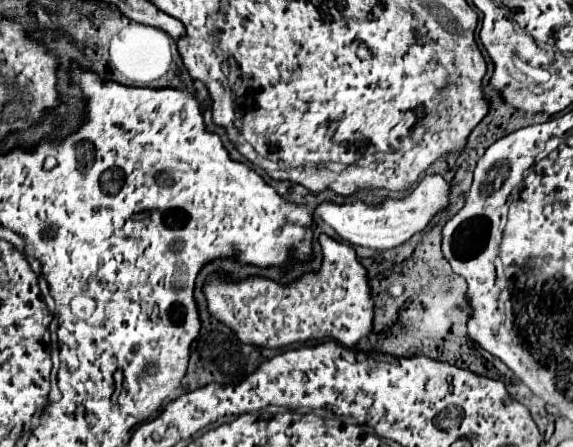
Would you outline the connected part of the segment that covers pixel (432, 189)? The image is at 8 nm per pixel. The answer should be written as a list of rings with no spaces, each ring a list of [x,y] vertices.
[[[426,176],[418,186],[408,192],[404,198],[386,198],[380,206],[366,206],[362,202],[354,202],[348,206],[338,204],[320,204],[316,216],[328,222],[344,240],[354,246],[366,246],[374,250],[386,250],[400,246],[412,238],[414,232],[420,232],[428,226],[432,216],[448,206],[450,200],[450,182],[442,176]]]

